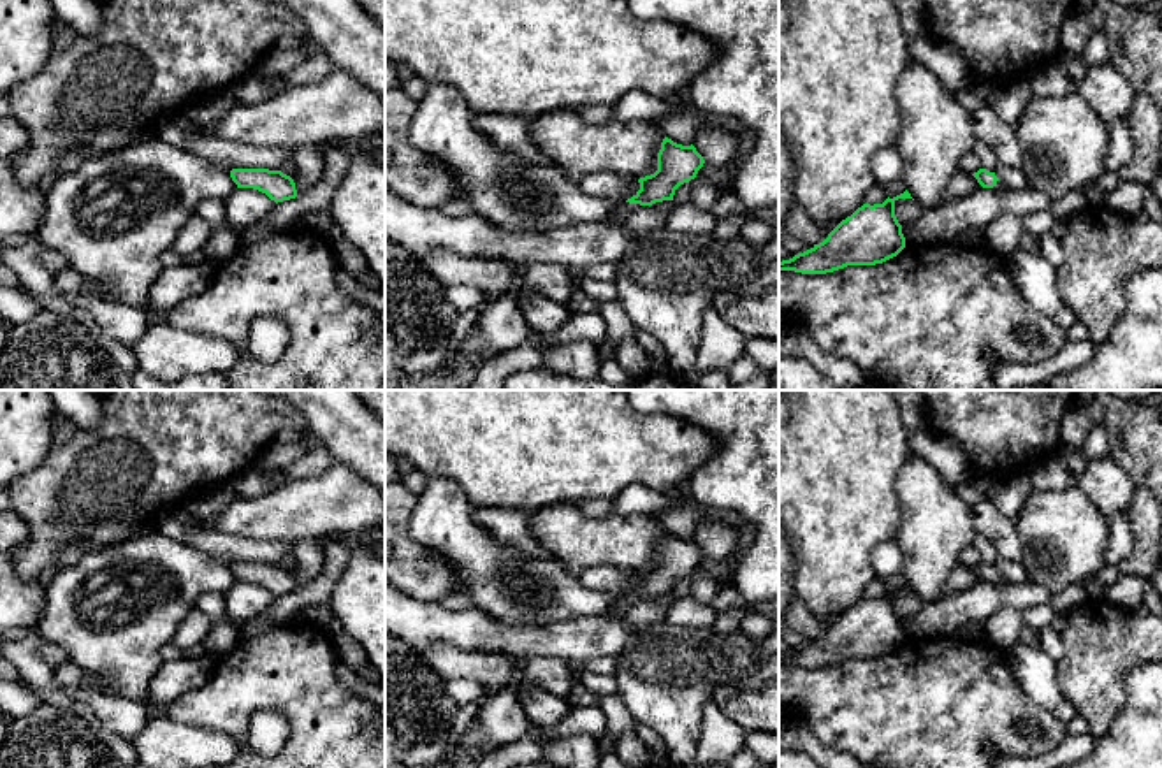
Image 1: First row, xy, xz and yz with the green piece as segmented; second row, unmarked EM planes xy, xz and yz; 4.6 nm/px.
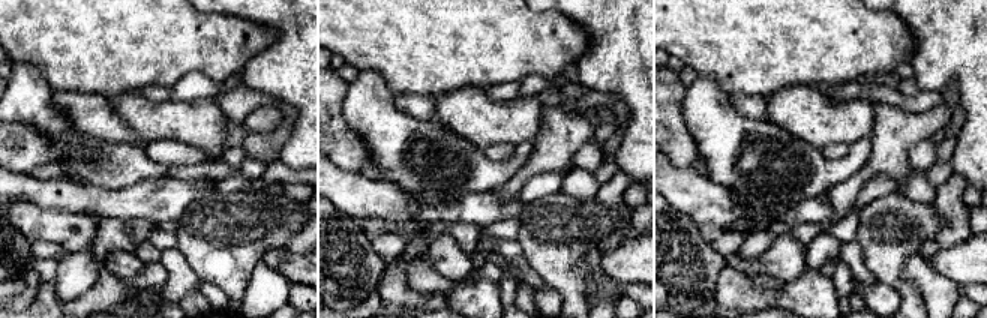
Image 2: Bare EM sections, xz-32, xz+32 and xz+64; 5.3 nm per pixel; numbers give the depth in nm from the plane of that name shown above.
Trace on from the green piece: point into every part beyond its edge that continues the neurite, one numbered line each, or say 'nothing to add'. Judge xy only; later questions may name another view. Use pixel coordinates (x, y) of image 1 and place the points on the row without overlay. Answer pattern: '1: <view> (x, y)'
nothing to add

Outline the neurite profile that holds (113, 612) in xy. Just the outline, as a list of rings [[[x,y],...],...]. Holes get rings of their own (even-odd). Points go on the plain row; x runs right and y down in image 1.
[[[149,527],[58,569],[46,585],[46,608],[37,633],[60,645],[67,661],[88,675],[81,685],[142,701],[163,664],[162,648],[172,641],[197,598],[223,592],[236,582],[230,566]]]

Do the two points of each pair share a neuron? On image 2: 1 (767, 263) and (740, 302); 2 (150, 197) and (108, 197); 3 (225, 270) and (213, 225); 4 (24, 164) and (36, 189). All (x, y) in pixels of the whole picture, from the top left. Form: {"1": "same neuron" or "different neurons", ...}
{"1": "different neurons", "2": "same neuron", "3": "same neuron", "4": "different neurons"}

